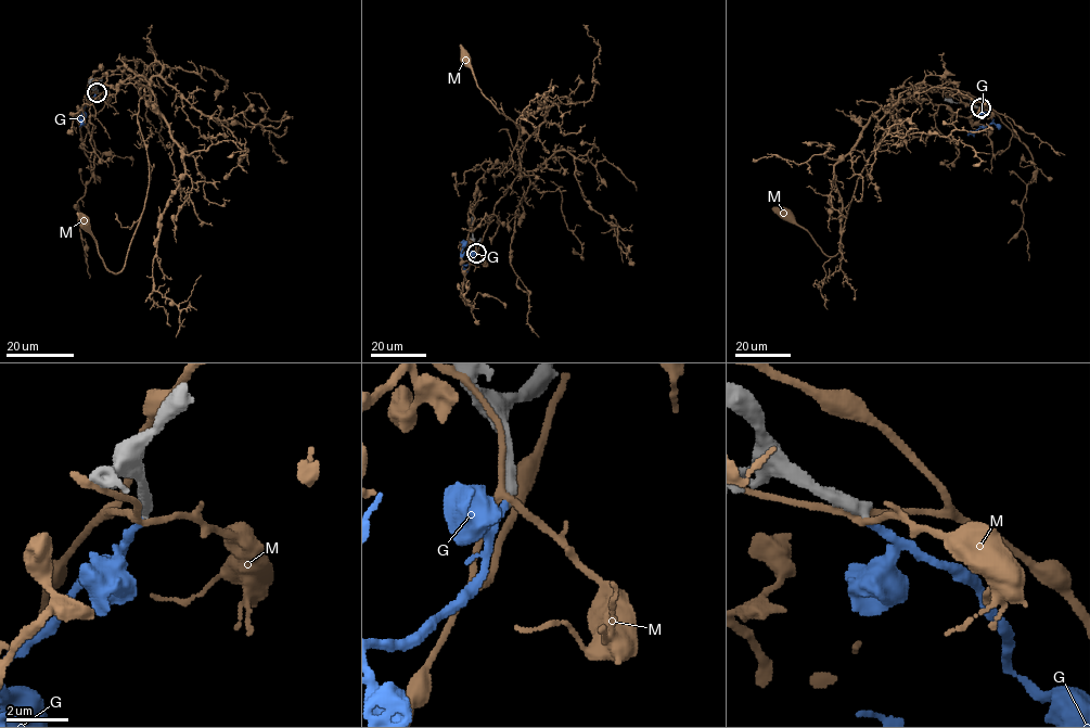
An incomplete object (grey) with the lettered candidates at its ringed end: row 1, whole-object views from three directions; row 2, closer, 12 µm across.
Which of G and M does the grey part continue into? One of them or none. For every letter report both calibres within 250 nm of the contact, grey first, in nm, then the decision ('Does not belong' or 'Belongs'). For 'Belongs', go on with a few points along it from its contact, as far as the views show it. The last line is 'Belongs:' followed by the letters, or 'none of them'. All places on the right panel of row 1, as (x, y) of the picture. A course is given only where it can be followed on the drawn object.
G: Thickness 400 nm (grey) against 200 nm. Does not belong
M: Thickness 460 nm (grey) against 220 nm. Does not belong
Belongs: none of them

